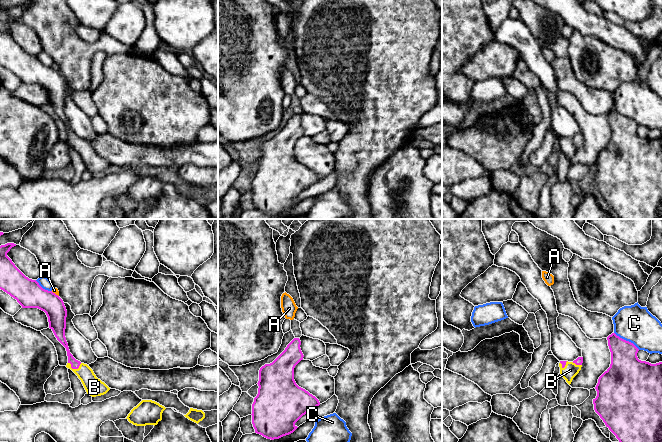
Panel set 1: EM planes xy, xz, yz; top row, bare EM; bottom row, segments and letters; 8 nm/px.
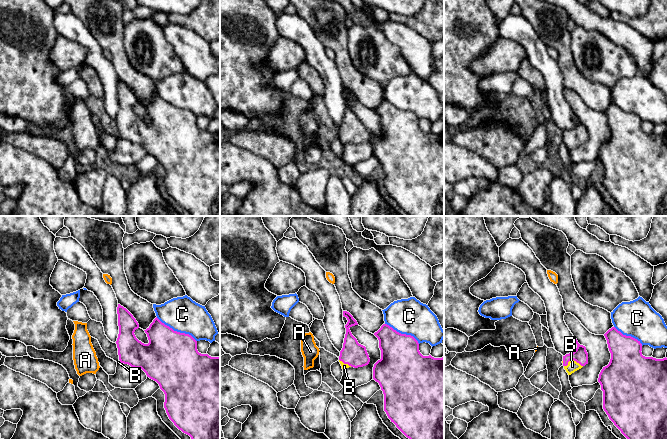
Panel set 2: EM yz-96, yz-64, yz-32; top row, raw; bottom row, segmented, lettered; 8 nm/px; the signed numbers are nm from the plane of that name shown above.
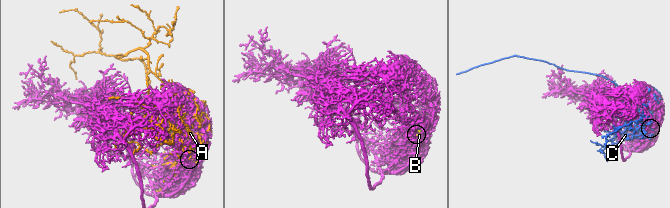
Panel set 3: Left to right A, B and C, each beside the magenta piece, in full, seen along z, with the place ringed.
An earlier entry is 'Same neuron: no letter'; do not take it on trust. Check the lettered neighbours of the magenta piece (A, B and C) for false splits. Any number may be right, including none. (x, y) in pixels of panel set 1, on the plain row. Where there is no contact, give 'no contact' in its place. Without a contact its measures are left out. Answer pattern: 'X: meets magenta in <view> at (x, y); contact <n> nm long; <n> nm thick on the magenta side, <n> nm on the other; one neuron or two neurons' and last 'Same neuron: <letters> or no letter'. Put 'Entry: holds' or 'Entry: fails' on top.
Entry: fails
A: meets magenta in xy at (54, 69); contact 80 nm long; 220 nm thick on the magenta side, 50 nm on the other; two neurons
B: meets magenta in xy at (74, 144); contact 110 nm long; 70 nm thick on the magenta side, 150 nm on the other; one neuron
C: meets magenta in yz at (627, 117); contact 240 nm long; 280 nm thick on the magenta side, 300 nm on the other; two neurons
Same neuron: B

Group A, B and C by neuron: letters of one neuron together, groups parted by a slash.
A / B / C

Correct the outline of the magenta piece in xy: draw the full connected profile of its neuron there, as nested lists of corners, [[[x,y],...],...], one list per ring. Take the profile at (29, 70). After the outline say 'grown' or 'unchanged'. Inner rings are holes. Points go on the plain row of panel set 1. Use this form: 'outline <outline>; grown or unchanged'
outline [[[7,19],[0,22],[0,65],[16,75],[22,84],[38,84],[44,87],[48,93],[49,104],[53,107],[57,116],[66,124],[68,132],[68,139],[66,143],[71,145],[78,152],[87,170],[92,173],[106,170],[110,164],[96,153],[93,146],[87,140],[76,136],[70,129],[65,113],[67,86],[63,76],[52,67],[43,65],[36,56],[26,53],[15,42],[12,36],[7,32],[7,29],[14,22],[16,22],[14,19]]]; grown

